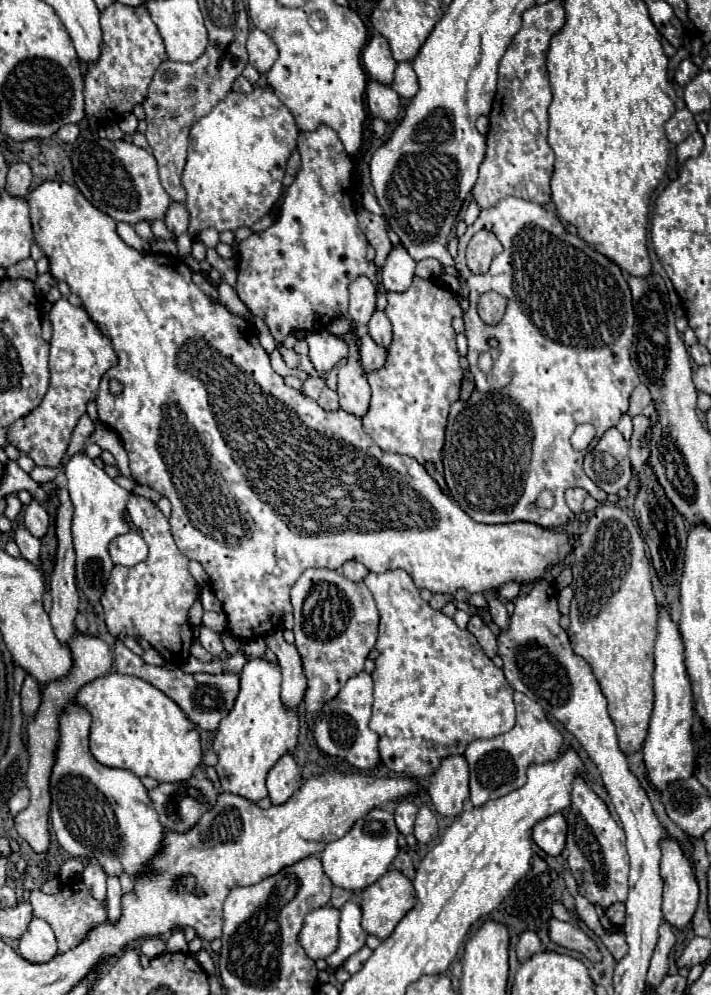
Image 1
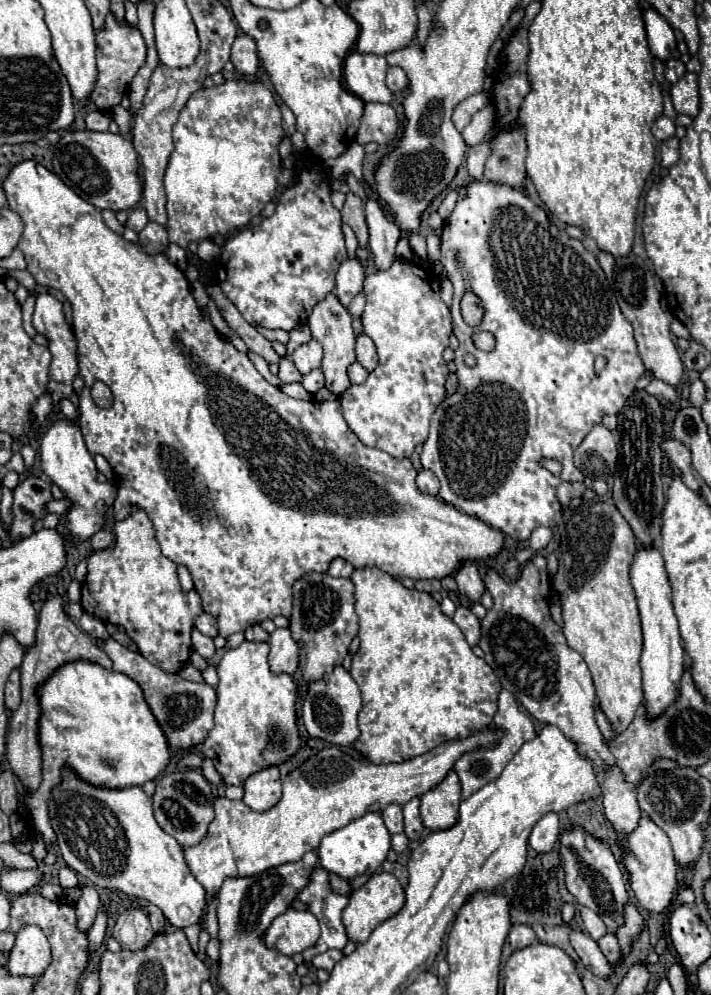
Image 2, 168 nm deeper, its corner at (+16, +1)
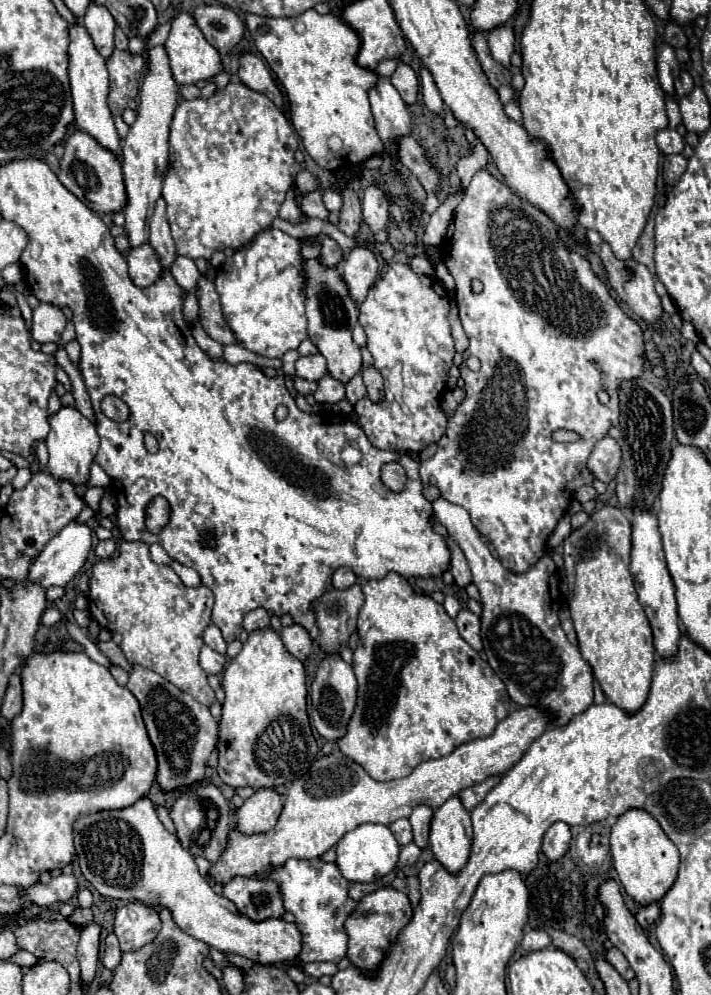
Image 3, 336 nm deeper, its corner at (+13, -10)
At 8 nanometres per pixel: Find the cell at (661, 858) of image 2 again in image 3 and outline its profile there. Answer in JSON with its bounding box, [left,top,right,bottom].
[609,808,679,904]

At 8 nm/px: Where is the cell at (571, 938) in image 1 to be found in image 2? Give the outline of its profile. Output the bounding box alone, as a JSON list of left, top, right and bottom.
[570,929,614,977]

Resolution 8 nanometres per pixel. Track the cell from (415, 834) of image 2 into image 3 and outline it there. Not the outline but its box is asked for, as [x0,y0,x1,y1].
[409,806,433,848]

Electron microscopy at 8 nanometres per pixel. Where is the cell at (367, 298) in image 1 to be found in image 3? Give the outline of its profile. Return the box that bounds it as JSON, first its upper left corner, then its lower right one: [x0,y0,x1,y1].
[339,246,379,304]

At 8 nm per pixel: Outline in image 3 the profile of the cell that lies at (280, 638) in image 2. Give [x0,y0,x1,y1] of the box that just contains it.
[281,624,313,660]

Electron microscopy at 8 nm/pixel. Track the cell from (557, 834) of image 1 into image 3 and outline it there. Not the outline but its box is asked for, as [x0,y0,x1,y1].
[543,822,571,860]

